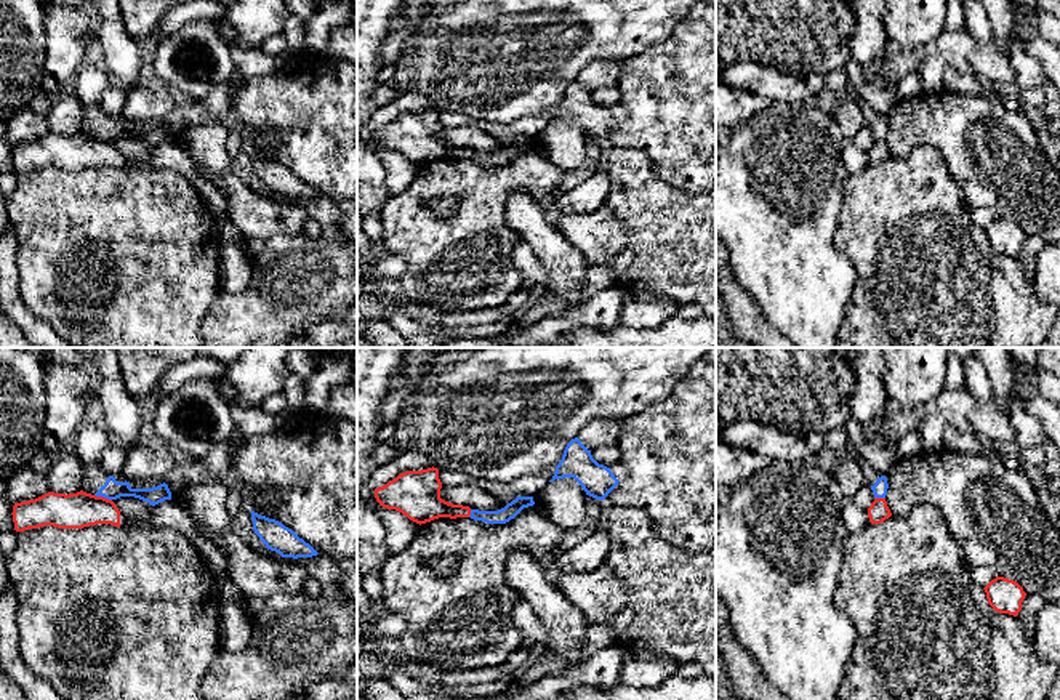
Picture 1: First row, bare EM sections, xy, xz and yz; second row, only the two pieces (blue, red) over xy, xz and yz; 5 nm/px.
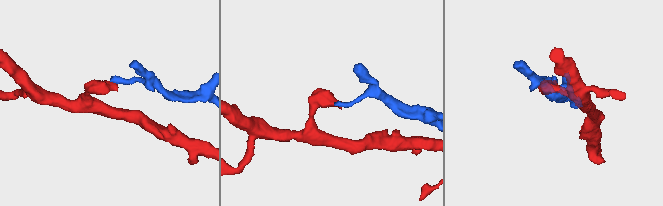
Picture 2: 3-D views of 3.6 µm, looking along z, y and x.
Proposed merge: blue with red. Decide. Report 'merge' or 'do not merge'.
do not merge

